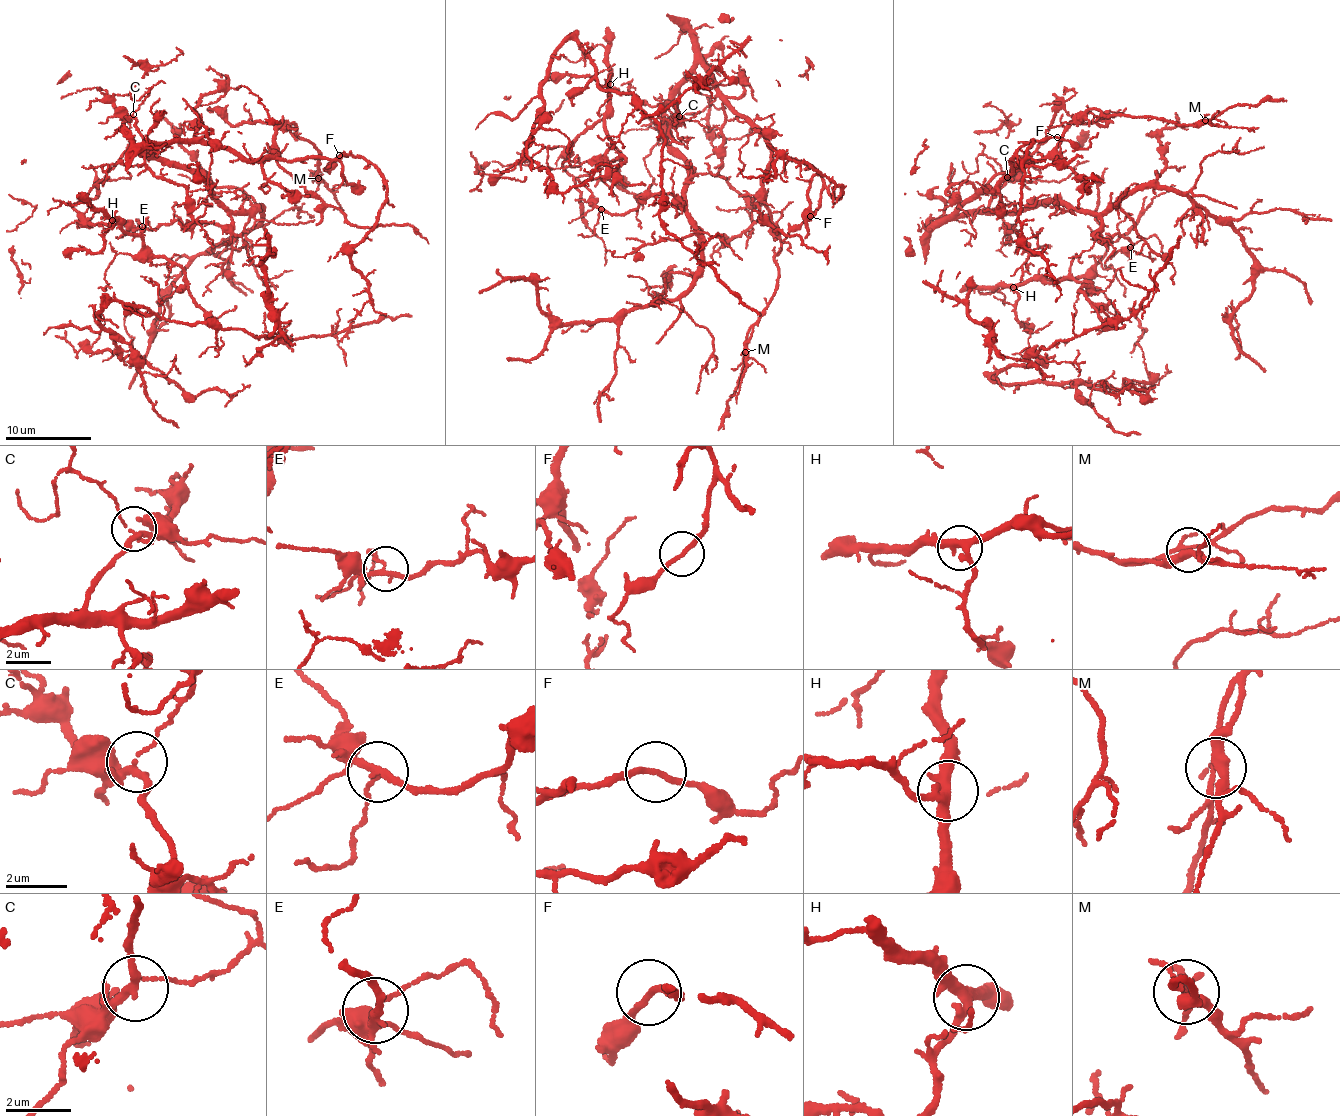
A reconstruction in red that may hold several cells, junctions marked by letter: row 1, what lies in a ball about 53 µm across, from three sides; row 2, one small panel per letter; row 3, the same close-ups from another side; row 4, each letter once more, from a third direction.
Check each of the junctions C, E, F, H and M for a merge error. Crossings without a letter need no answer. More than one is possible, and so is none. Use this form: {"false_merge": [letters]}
{"false_merge": []}

